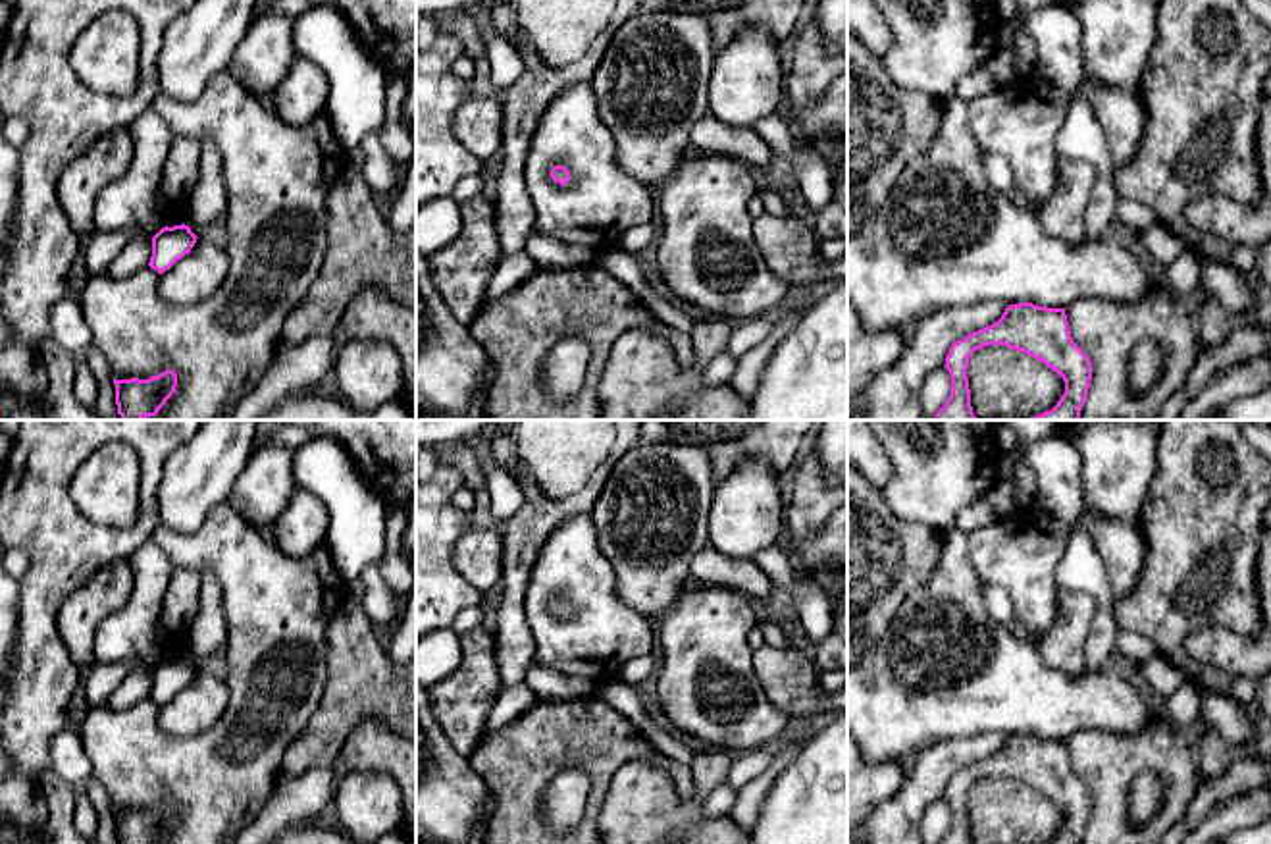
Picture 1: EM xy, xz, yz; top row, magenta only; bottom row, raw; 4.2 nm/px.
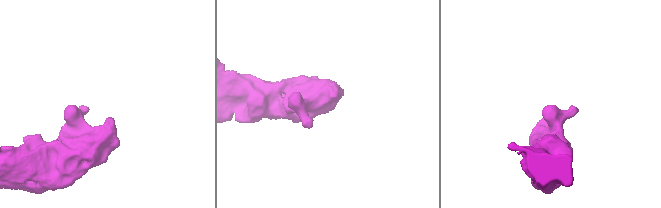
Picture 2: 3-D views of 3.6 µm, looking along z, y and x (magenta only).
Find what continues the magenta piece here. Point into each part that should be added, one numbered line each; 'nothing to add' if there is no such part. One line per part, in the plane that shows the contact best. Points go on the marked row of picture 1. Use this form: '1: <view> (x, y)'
nothing to add

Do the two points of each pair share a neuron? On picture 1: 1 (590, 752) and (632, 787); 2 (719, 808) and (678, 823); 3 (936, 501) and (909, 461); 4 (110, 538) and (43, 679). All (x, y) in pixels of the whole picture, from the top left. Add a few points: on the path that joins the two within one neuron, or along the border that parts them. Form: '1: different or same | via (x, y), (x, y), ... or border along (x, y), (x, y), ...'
1: different | border along (624, 765), (609, 787)
2: different | border along (725, 783), (703, 804), (703, 814), (709, 819)
3: same | via (931, 492), (931, 482), (919, 471)
4: same | via (74, 567), (43, 598), (43, 642)

